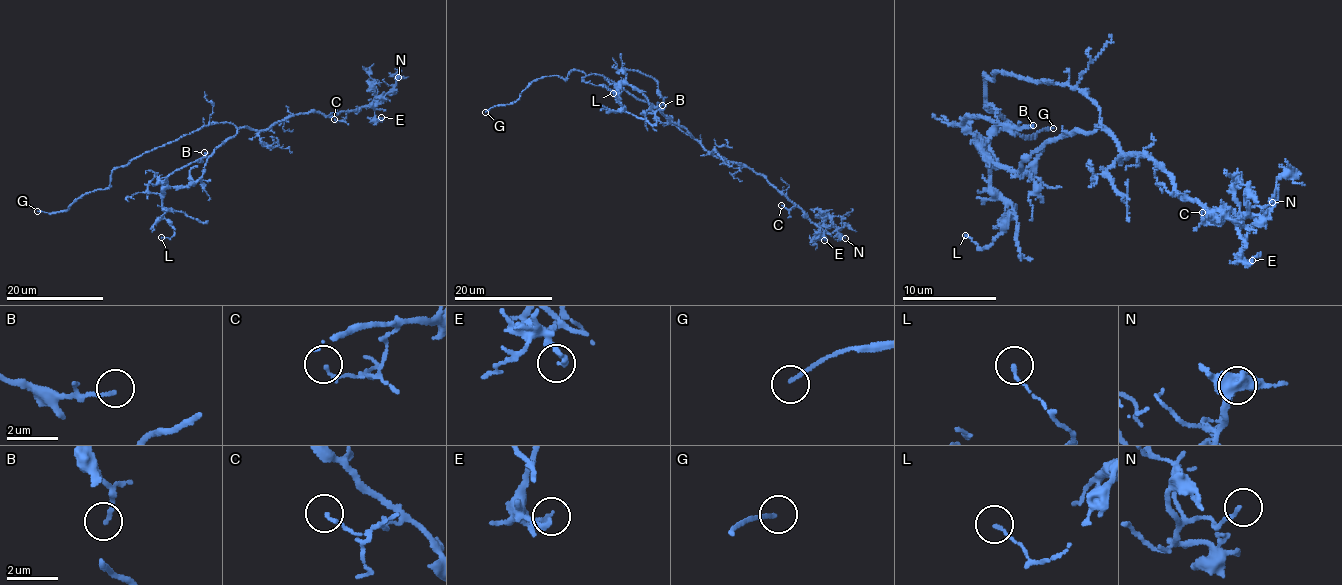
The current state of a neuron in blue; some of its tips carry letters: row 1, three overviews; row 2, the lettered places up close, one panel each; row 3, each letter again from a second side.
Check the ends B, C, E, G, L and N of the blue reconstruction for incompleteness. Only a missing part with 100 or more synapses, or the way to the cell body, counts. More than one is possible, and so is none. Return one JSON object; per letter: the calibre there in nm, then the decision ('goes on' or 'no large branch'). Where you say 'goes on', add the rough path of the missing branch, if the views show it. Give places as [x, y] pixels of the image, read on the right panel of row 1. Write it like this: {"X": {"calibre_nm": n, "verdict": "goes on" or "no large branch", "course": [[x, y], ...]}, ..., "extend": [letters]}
{"B": {"calibre_nm": 140, "verdict": "no large branch"}, "C": {"calibre_nm": 130, "verdict": "no large branch"}, "E": {"calibre_nm": 190, "verdict": "no large branch"}, "G": {"calibre_nm": 130, "verdict": "goes on", "course": [[1053, 128], [1070, 133], [1099, 130], [1109, 118]]}, "L": {"calibre_nm": 130, "verdict": "no large branch"}, "N": {"calibre_nm": 110, "verdict": "no large branch"}, "extend": ["G"]}

